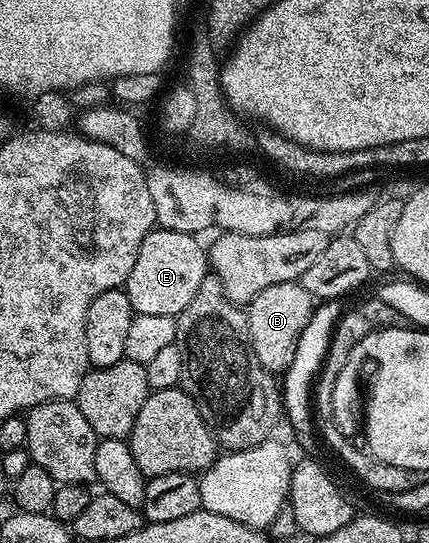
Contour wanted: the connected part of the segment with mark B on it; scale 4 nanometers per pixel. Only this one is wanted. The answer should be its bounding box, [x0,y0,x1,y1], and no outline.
[247,281,314,375]

